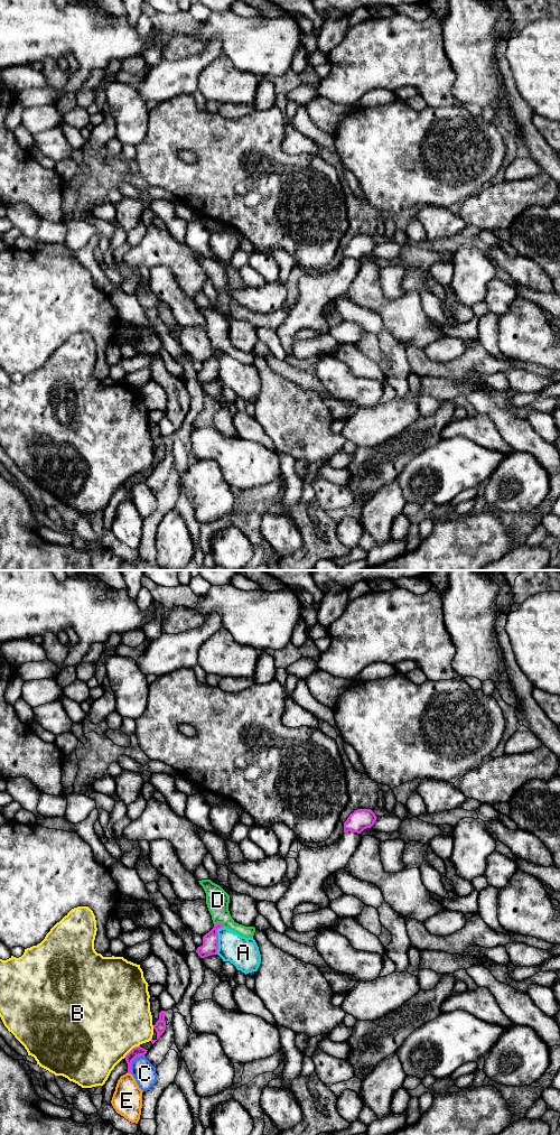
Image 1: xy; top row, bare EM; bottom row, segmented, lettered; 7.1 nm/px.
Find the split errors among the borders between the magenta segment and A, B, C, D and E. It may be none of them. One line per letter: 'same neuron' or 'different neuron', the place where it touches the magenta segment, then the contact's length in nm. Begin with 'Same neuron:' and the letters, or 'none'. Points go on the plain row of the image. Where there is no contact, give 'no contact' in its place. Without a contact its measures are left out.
Same neuron: none
A: different neuron; contact xy (217, 365); length 200 nm
B: different neuron; contact xy (131, 476); length 140 nm
C: different neuron; contact xy (132, 486); length 170 nm
D: different neuron; contact xy (218, 350); length 70 nm
E: different neuron; contact xy (129, 499); length 30 nm

